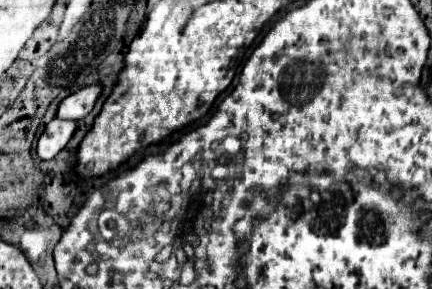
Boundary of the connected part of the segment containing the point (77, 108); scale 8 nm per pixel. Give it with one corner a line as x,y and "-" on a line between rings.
94,83
94,85
88,85
72,95
68,95
60,107
58,107
58,117
64,117
64,119
82,119
86,117
92,109
94,109
94,103
96,99
102,95
102,85
100,83

